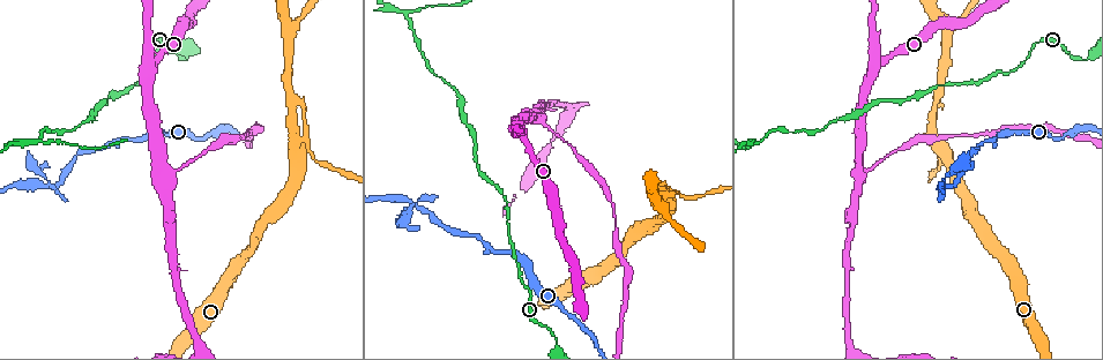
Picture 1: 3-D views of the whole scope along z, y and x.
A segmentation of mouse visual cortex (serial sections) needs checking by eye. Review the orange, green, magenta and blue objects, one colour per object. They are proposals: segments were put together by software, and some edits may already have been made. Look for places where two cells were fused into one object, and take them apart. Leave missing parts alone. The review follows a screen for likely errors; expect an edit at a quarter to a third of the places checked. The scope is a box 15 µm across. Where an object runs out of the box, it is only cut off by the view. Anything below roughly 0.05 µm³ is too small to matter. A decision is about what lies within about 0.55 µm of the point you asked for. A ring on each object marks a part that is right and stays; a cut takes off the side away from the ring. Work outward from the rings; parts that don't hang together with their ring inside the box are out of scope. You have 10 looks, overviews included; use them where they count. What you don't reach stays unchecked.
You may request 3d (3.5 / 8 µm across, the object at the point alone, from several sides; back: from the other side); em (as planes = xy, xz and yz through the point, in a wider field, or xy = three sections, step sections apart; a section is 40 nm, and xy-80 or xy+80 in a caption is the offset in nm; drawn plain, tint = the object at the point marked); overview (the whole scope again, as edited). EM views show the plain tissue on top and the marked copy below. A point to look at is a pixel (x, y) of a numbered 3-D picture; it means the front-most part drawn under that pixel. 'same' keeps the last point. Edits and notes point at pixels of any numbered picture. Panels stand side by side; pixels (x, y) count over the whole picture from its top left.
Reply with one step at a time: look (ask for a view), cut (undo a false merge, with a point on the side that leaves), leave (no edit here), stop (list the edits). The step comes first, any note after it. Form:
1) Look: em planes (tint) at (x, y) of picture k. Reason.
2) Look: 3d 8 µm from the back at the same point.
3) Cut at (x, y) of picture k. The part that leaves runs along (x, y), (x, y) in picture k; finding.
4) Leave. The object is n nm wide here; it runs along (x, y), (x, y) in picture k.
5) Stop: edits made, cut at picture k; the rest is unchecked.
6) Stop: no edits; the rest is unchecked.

Look: 3d 3.5 µm at (290, 108) of picture 1. Three arms meet.

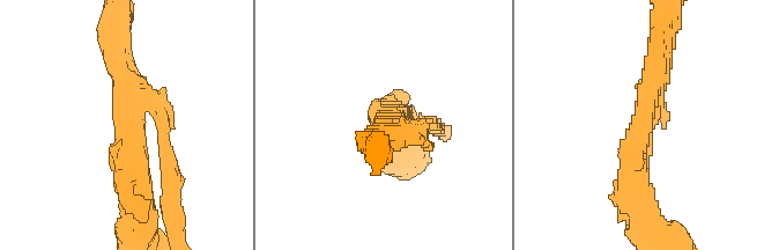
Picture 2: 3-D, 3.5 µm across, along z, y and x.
Look: em xy step 1 (tint) at (639, 119) of picture 2. Now the EM.

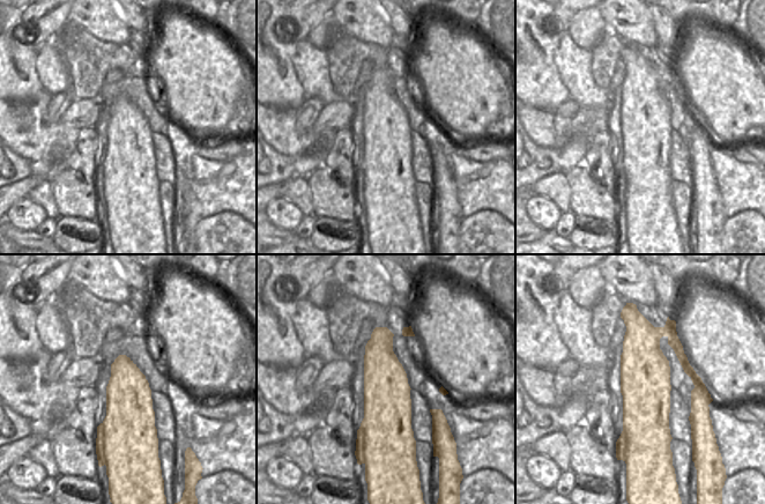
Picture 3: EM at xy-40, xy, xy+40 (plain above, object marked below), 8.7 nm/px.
Leave. The object is 420 nm wide here; it runs along (636, 192), (633, 153), (660, 46) in picture 2; all the same cell.

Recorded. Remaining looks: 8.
Look: 3d 3.5 µm at (417, 202) of picture 1. Two arms in line, one across.

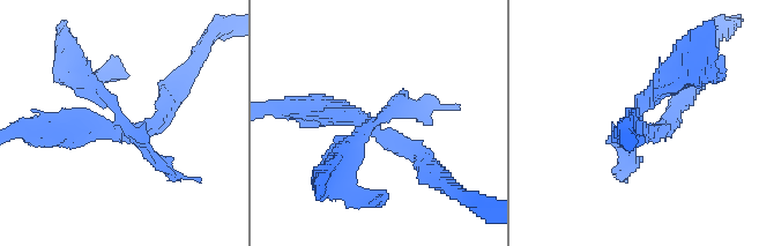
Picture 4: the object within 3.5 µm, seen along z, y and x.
Look: em planes (tint) at (372, 122) of picture 4.

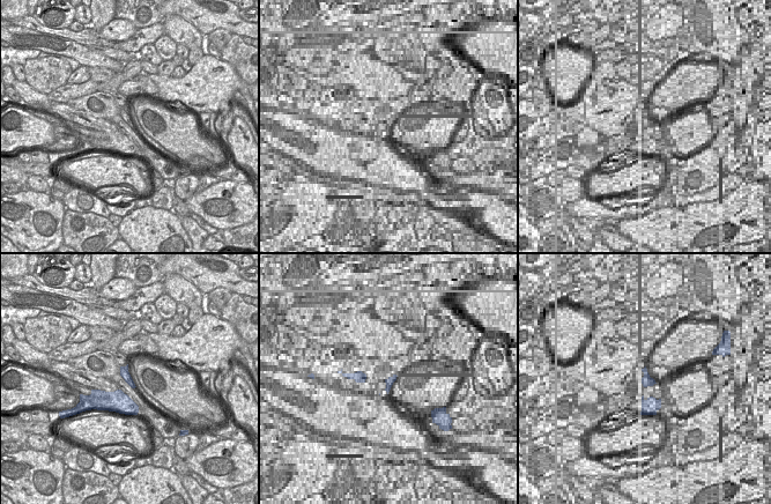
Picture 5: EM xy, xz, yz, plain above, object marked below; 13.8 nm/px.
Cut at (84, 94) of picture 4. The part that leaves runs along (113, 121), (117, 111), (64, 54) in picture 4; a second cell is stuck on.

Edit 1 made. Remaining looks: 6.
Look: 3d 3.5 µm at (859, 175) of picture 1. Three-way junction.

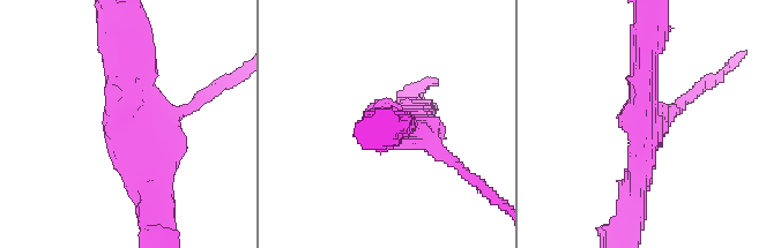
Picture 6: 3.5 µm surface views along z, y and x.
Look: em planes (tint) at (131, 120) of picture 6. Now the EM.

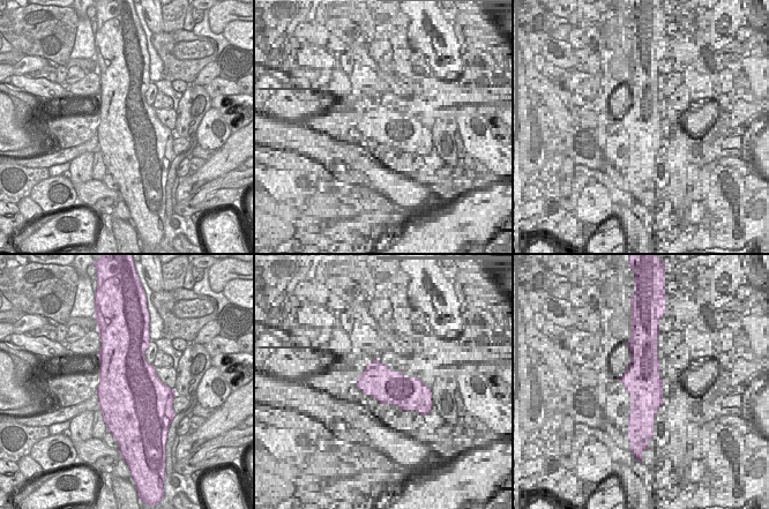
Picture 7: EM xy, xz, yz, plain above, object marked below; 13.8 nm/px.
Look: em xy step 1 (tint) at the same point.

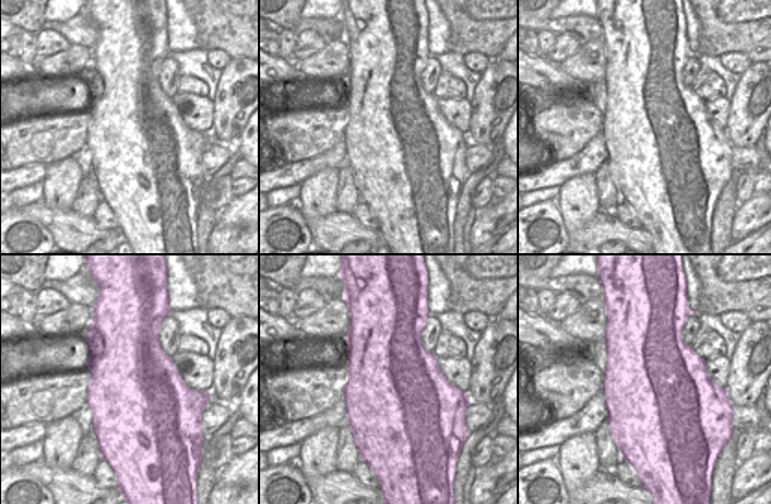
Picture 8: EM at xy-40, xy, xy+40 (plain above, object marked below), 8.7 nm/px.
Leave. The object is 950 nm wide here; it runs along (128, 47), (150, 193) in picture 6; all the same cell.

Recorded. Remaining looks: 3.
Look: 3d 3.5 µm from the back at (408, 14) of picture 1. Three arms meet.

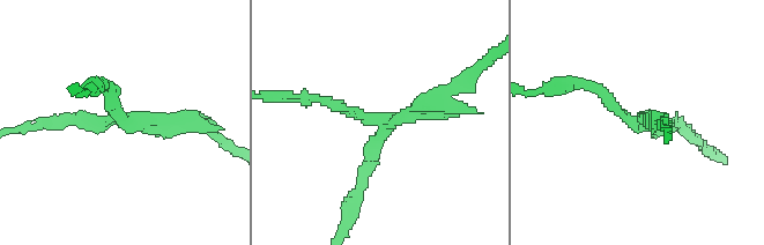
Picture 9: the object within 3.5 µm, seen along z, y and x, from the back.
Look: em xy step 3 (tint) at (639, 119) of picture 9. 3 arms meet here; the arms are 150, 200, 200 nm wide; need the tissue.

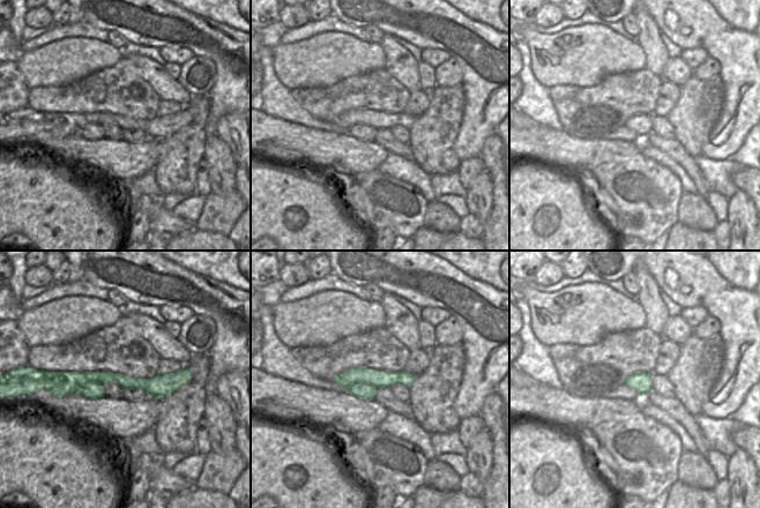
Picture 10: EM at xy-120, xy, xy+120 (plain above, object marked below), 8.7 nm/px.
Cut at (342, 108) of picture 9. A border runs along (377, 387), (356, 382), (347, 388) in picture 10; two cells meet here.

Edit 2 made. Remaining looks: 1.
Stop: edits made, cut at picture 4, cut at picture 9; the rest is unchecked.

